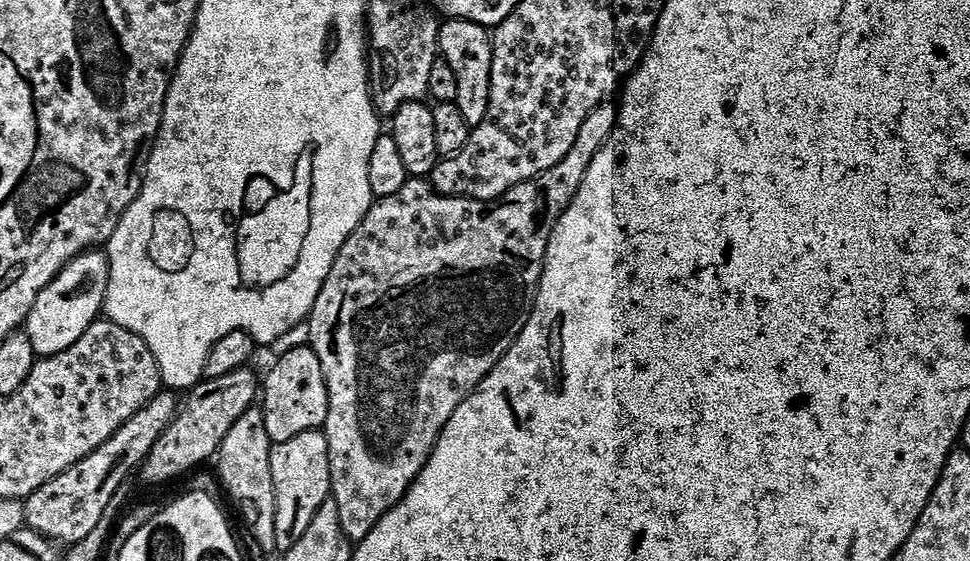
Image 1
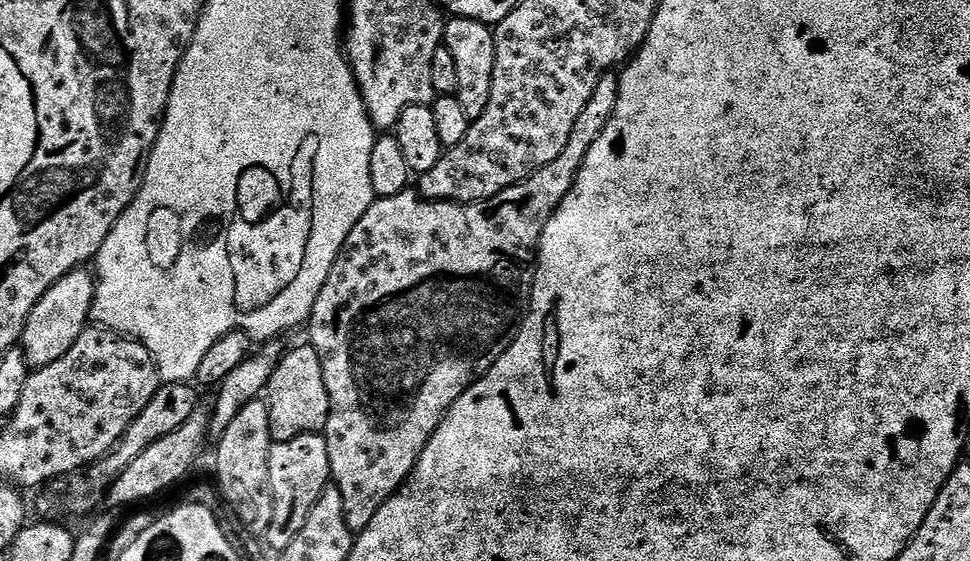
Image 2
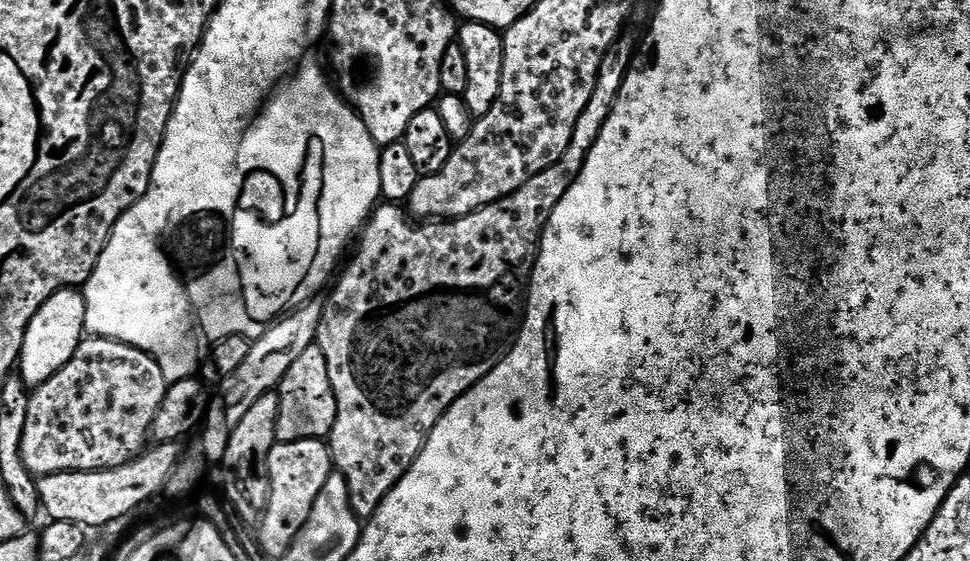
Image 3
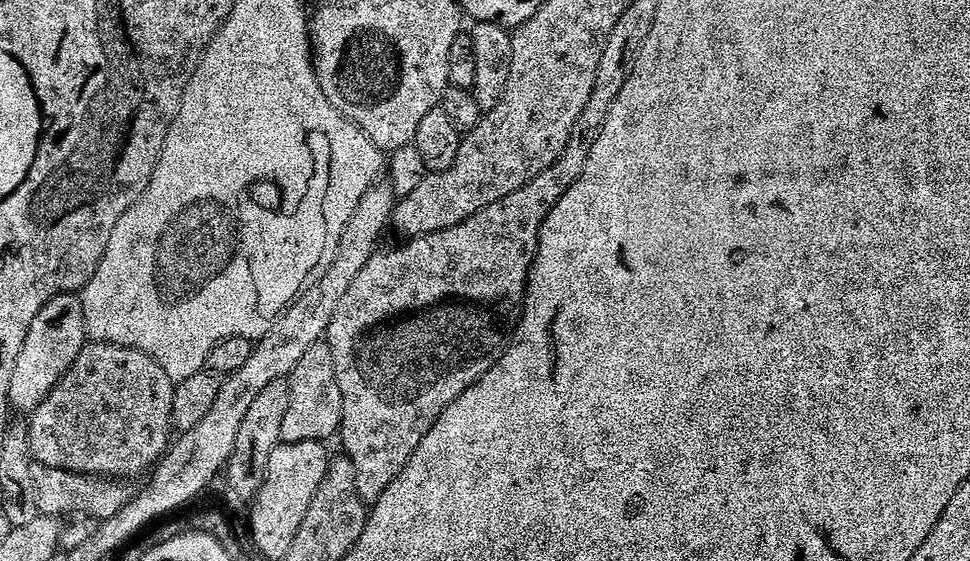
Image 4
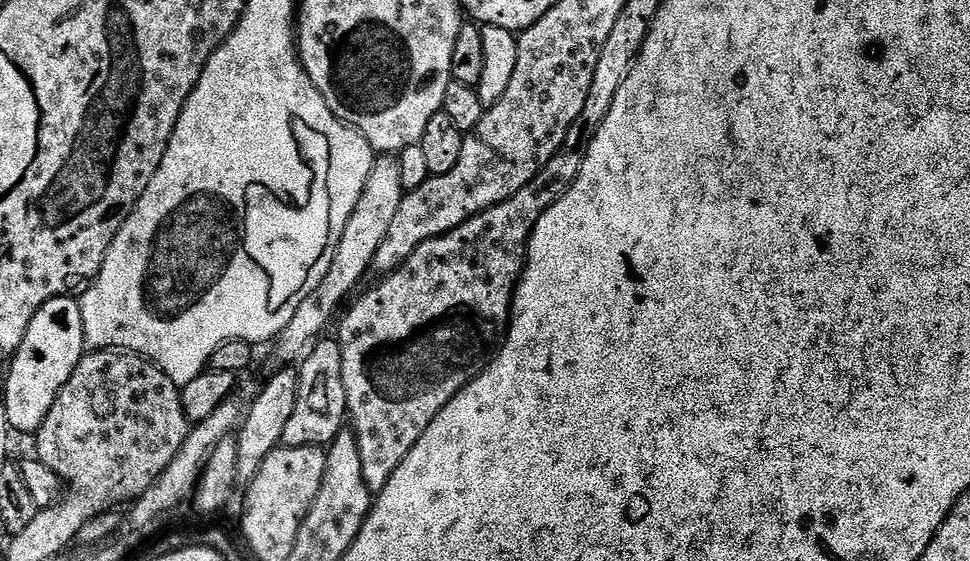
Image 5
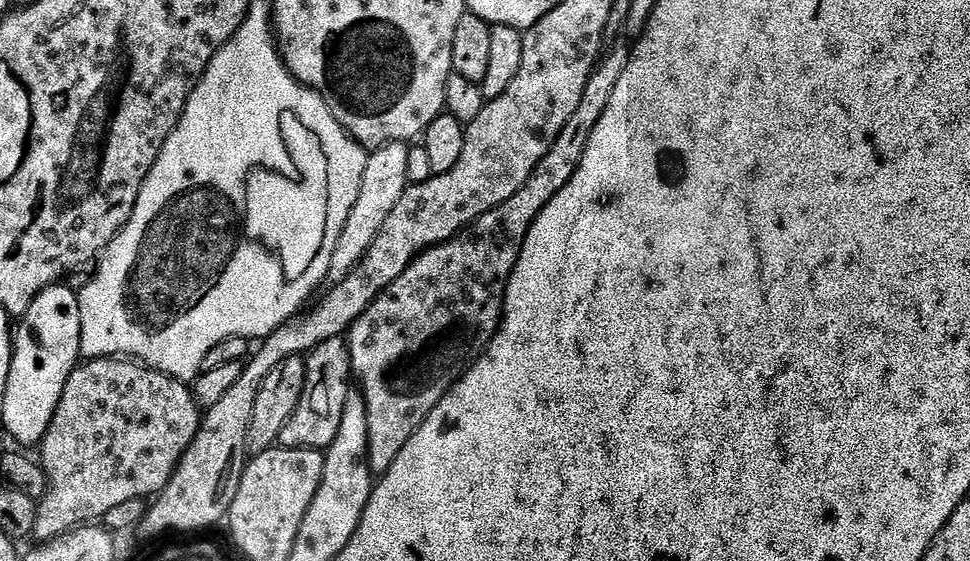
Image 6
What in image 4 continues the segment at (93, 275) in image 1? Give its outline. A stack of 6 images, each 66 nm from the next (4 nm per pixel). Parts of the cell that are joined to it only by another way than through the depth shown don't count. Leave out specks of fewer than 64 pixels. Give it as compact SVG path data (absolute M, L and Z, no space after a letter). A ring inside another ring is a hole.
M75 295L56 296L34 318L26 334L26 346L18 354L14 382L10 382L10 402L17 413L35 412L38 405L60 384L86 343L84 305Z

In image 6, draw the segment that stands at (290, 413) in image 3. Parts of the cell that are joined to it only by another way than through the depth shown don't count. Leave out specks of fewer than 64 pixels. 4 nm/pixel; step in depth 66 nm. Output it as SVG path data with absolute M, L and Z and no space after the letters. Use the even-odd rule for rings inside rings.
M335 336L322 342L306 356L306 386L302 390L302 398L298 402L298 410L286 422L278 444L282 448L315 448L326 450L330 442L338 434L338 426L342 422L342 406L346 406L346 398L353 379L352 363L347 339Z

